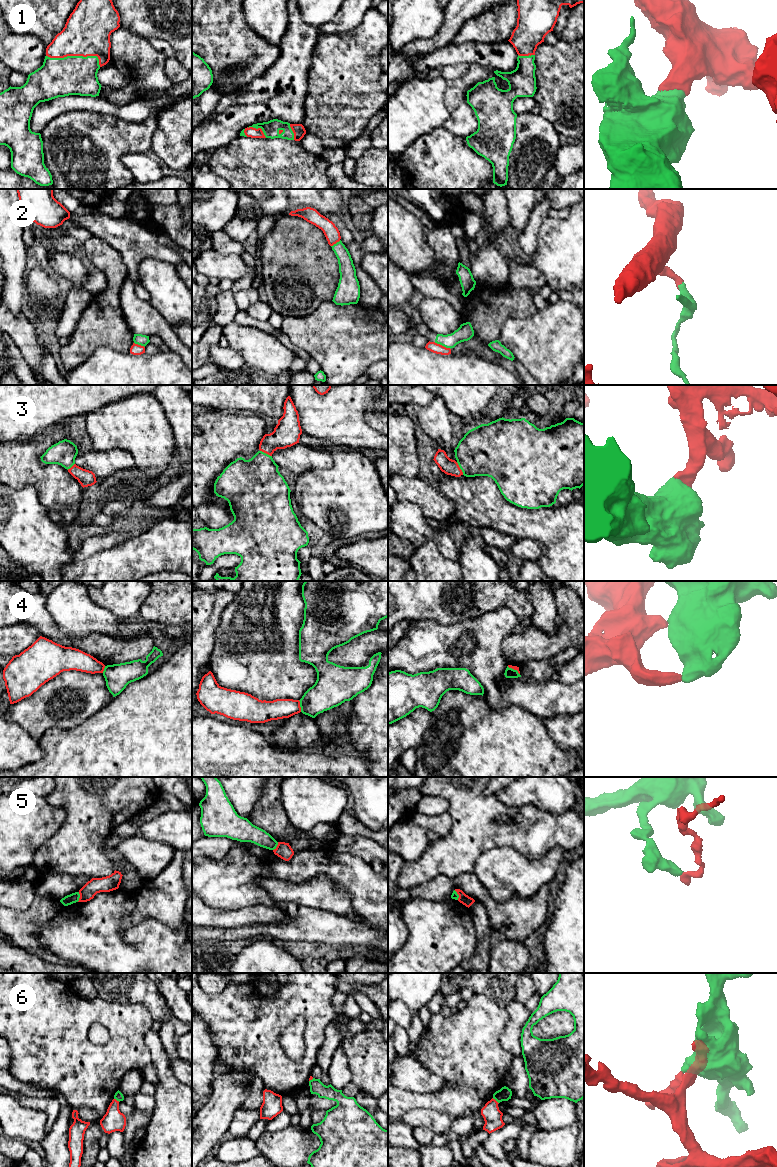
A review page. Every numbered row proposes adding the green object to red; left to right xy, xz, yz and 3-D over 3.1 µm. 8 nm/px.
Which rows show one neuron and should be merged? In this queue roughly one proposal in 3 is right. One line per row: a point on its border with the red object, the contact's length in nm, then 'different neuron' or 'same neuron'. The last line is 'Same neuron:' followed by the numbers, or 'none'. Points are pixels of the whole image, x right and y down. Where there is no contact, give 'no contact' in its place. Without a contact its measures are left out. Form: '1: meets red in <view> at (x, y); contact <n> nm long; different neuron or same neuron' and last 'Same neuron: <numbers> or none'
1: meets red in xy at (76, 55); contact 440 nm long; same neuron
2: meets red in yz at (441, 345); contact 150 nm long; different neuron
3: meets red in yz at (459, 468); contact 120 nm long; same neuron
4: meets red in xz at (299, 706); contact 100 nm long; different neuron
5: meets red in xy at (80, 897); contact 80 nm long; different neuron
6: meets red in yz at (495, 1100); contact 70 nm long; different neuron
Same neuron: 1, 3

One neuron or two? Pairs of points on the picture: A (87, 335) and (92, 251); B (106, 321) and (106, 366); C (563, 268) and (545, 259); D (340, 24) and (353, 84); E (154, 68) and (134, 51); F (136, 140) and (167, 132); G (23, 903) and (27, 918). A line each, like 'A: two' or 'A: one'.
A: one
B: two
C: one
D: two
E: one
F: two
G: two

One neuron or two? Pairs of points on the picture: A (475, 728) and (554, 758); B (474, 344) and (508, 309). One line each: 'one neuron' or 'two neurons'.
A: one neuron
B: one neuron

